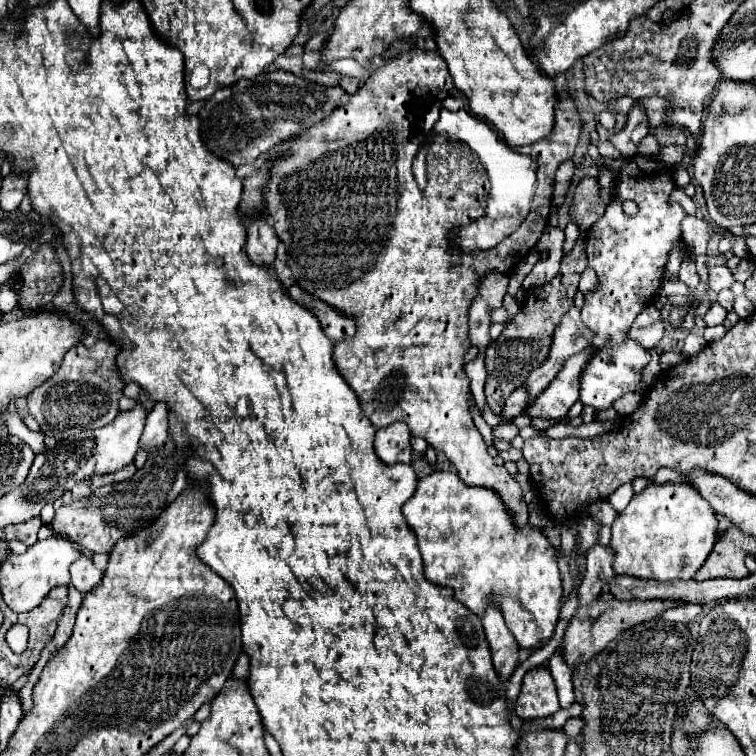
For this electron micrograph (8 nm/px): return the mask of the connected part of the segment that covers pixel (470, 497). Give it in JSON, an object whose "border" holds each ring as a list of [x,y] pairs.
{"border":[[[433,472],[419,480],[415,494],[403,504],[403,516],[417,534],[427,578],[433,578],[433,582],[439,586],[453,588],[455,598],[477,616],[481,616],[491,604],[489,600],[493,600],[501,608],[505,624],[521,648],[535,648],[553,636],[563,598],[557,552],[539,528],[533,528],[531,524],[517,528],[513,522],[513,512],[507,510],[505,502],[495,490],[467,486],[455,472]]]}

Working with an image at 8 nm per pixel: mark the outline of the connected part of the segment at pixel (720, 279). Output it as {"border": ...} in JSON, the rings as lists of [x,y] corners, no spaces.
{"border":[[[713,266],[713,268],[709,268],[709,284],[711,284],[711,288],[716,293],[725,290],[725,288],[731,288],[733,282],[735,280],[733,280],[733,276],[731,276],[727,266]]]}

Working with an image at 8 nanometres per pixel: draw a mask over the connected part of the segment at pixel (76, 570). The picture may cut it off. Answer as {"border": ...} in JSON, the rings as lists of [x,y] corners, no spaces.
{"border":[[[81,556],[71,564],[71,584],[81,592],[91,592],[103,578],[103,572],[91,562],[91,558]]]}

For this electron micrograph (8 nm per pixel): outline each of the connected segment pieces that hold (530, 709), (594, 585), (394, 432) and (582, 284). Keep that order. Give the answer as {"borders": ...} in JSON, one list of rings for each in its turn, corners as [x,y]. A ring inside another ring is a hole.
{"borders":[[[[547,666],[531,668],[521,686],[521,694],[515,702],[515,714],[519,718],[545,718],[559,710],[557,688]]],[[[595,544],[587,552],[587,568],[585,568],[583,582],[579,586],[581,606],[593,602],[601,594],[601,586],[617,576],[613,572],[613,562],[615,562],[615,552],[611,546]]],[[[393,422],[385,428],[379,428],[375,434],[375,452],[385,464],[411,462],[411,446],[409,446],[409,426],[405,422]]],[[[587,268],[587,270],[581,274],[581,280],[579,280],[579,290],[581,290],[583,294],[587,294],[587,292],[595,290],[595,286],[597,286],[597,274],[595,274],[591,268]]]]}

